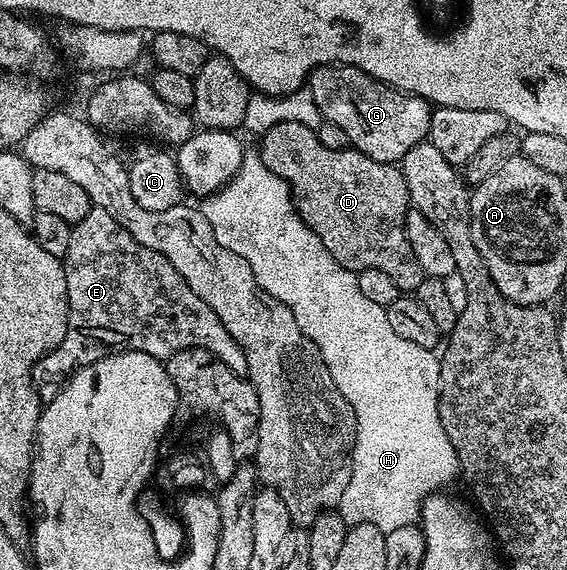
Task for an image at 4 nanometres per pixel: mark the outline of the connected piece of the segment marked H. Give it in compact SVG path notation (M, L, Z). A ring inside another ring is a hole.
M245 154L238 172L204 202L203 211L207 222L211 222L215 242L227 246L227 250L246 260L261 289L271 294L271 298L283 302L283 306L295 314L299 330L315 342L339 394L343 394L351 410L355 410L357 437L353 447L351 482L347 482L347 490L343 490L339 505L342 518L350 526L370 524L379 526L379 530L386 533L408 524L416 525L425 499L448 489L448 484L459 476L455 446L451 446L451 438L447 438L447 430L443 430L439 418L441 361L438 353L432 348L415 346L415 342L407 342L407 338L391 330L386 308L365 297L363 290L359 290L356 275L331 258L323 242L319 242L317 235L302 222L289 194L289 184L276 176L261 161L260 155Z

